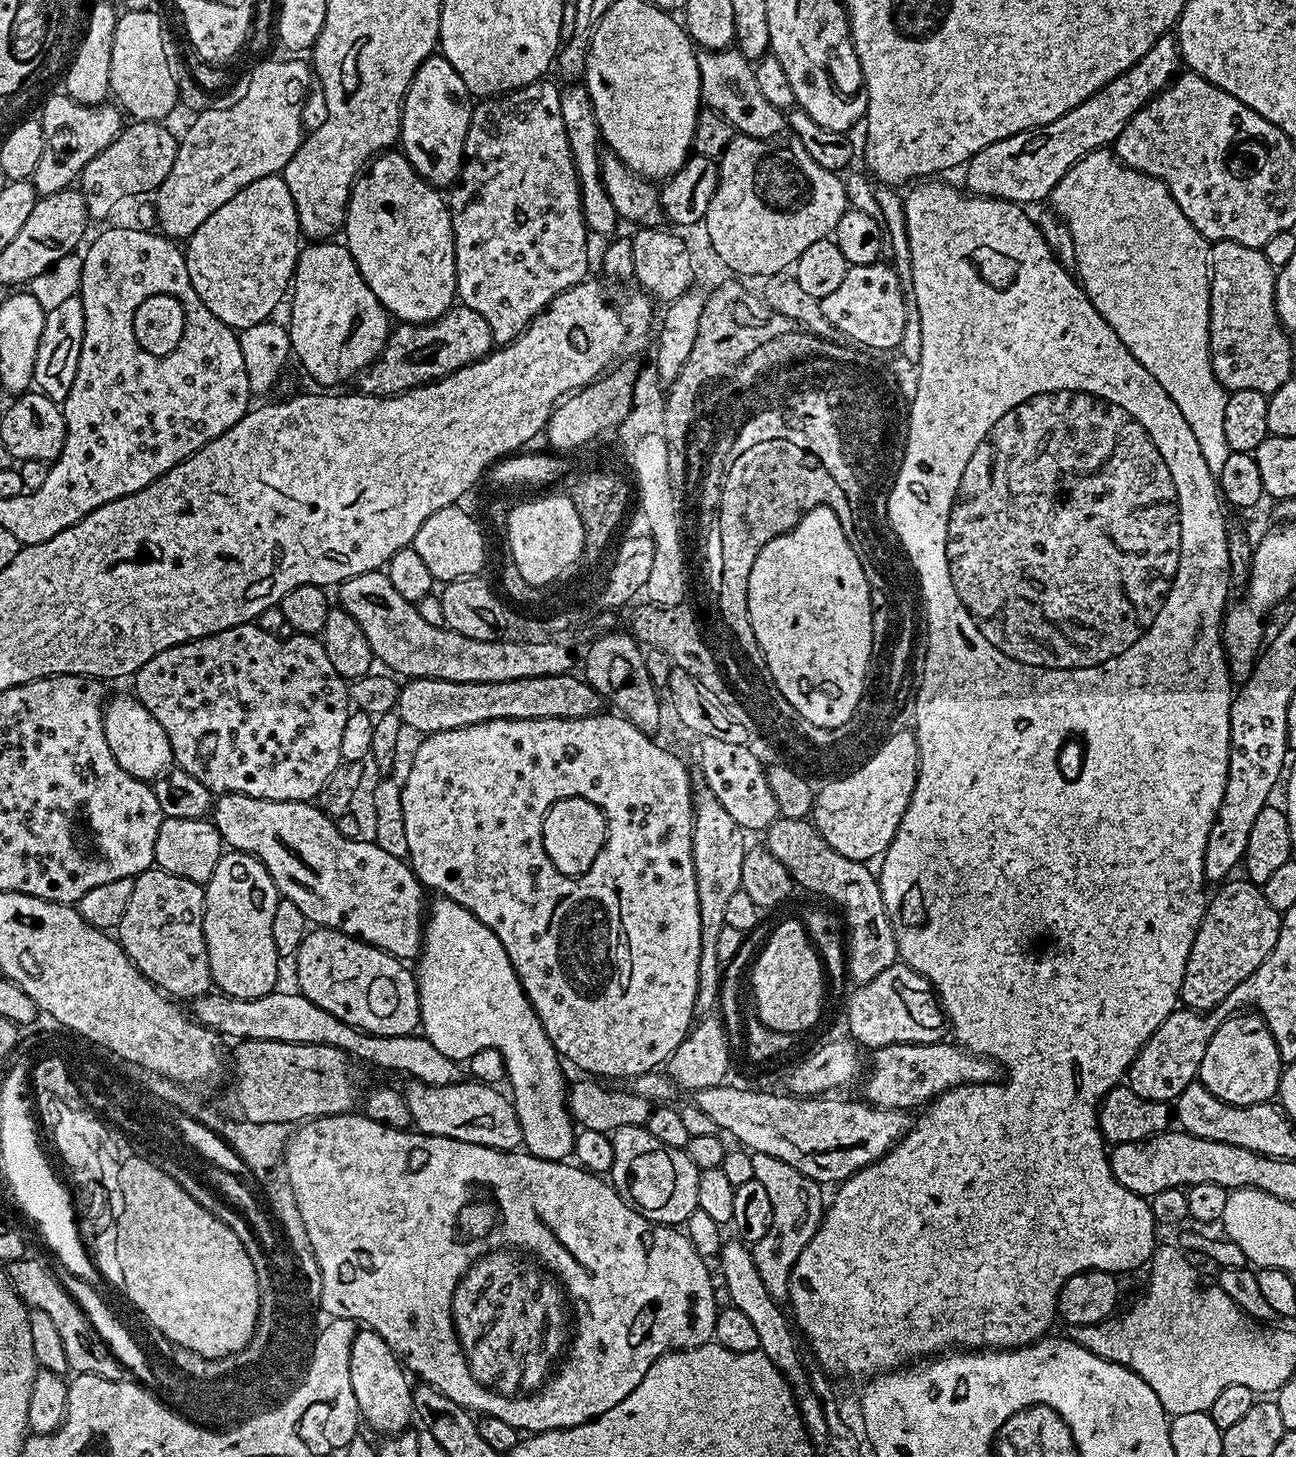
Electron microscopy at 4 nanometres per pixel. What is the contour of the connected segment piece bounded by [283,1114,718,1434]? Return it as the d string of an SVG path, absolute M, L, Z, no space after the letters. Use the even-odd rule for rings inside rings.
M363 1114L320 1116L316 1120L301 1123L293 1131L291 1139L288 1141L283 1162L288 1171L290 1185L293 1186L294 1197L297 1199L302 1220L306 1224L306 1233L309 1234L310 1244L313 1246L318 1269L320 1304L329 1312L327 1315L338 1320L355 1320L357 1322L365 1320L363 1323L378 1333L391 1346L394 1355L413 1377L420 1376L416 1378L434 1386L439 1392L446 1394L446 1398L458 1402L458 1406L468 1409L473 1414L489 1411L494 1397L487 1390L490 1382L486 1382L486 1378L477 1380L472 1375L469 1357L466 1352L460 1349L460 1344L465 1350L475 1348L478 1341L489 1335L497 1316L500 1315L500 1309L496 1307L496 1303L502 1307L504 1300L499 1293L504 1284L508 1282L511 1267L517 1264L518 1260L511 1251L497 1250L495 1246L490 1246L490 1242L506 1228L506 1224L510 1222L510 1216L544 1218L548 1224L558 1228L558 1234L562 1236L564 1244L572 1252L582 1254L582 1274L588 1280L588 1294L586 1294L584 1304L592 1304L592 1320L600 1320L600 1332L606 1334L602 1344L608 1344L608 1350L614 1350L614 1360L600 1360L600 1364L596 1364L596 1368L600 1368L600 1388L596 1388L596 1368L592 1368L592 1364L588 1364L588 1368L584 1368L584 1364L580 1364L580 1368L576 1368L576 1364L568 1364L568 1368L561 1364L560 1359L569 1347L570 1320L562 1320L562 1316L560 1316L560 1328L556 1334L550 1334L546 1330L544 1334L538 1334L538 1338L532 1338L532 1342L526 1342L524 1344L526 1354L522 1354L522 1364L516 1366L516 1368L520 1368L520 1374L512 1382L512 1401L508 1403L506 1411L503 1413L504 1421L521 1433L535 1434L549 1432L555 1428L573 1428L579 1424L585 1424L595 1416L606 1414L606 1410L618 1406L618 1402L622 1402L622 1398L626 1398L626 1394L630 1394L628 1388L634 1390L634 1386L638 1386L638 1382L642 1382L644 1368L648 1368L648 1360L653 1360L656 1357L656 1352L664 1352L665 1349L669 1349L669 1345L674 1345L677 1349L697 1348L709 1343L716 1335L718 1303L716 1304L716 1292L712 1289L712 1276L708 1273L707 1266L704 1265L707 1264L705 1257L700 1256L698 1250L694 1250L687 1235L675 1227L654 1224L645 1220L643 1216L639 1216L632 1205L626 1203L617 1194L607 1179L601 1178L597 1173L589 1172L588 1169L581 1168L575 1163L543 1160L537 1156L531 1156L527 1150L500 1152L497 1148L487 1148L470 1142L458 1142L441 1136L428 1136L424 1132L415 1130L382 1126L382 1122L374 1122L369 1116Z

